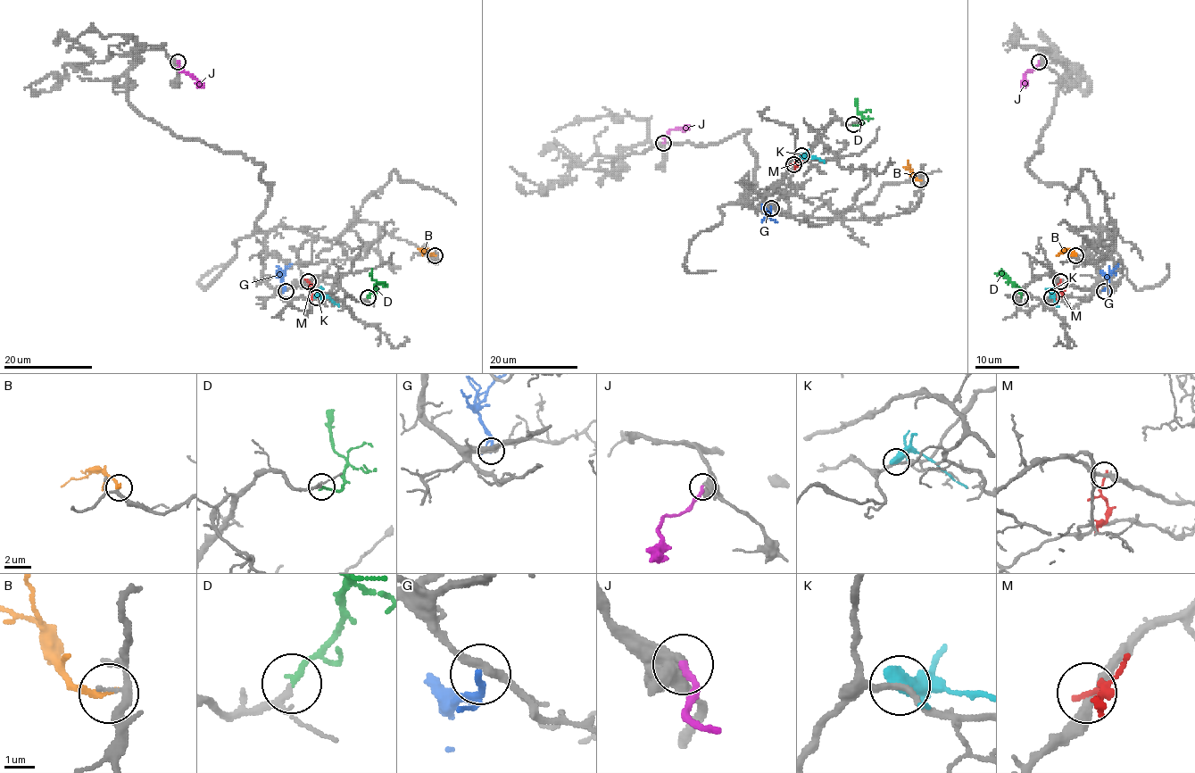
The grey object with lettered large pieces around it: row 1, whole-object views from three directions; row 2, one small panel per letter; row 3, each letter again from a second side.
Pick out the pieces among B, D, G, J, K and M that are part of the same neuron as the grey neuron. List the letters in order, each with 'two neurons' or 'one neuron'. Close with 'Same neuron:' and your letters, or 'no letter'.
B: two neurons
D: one neuron
G: two neurons
J: one neuron
K: two neurons
M: two neurons
Same neuron: D, J

